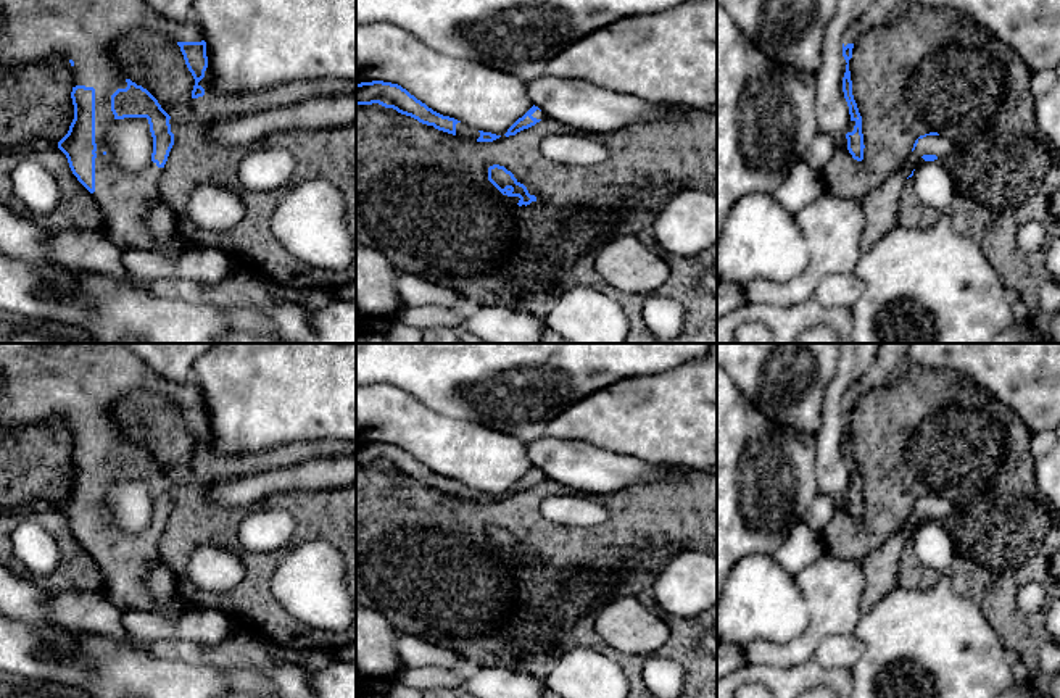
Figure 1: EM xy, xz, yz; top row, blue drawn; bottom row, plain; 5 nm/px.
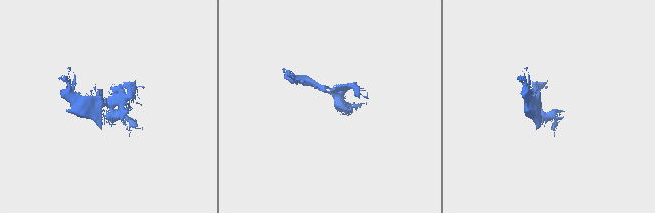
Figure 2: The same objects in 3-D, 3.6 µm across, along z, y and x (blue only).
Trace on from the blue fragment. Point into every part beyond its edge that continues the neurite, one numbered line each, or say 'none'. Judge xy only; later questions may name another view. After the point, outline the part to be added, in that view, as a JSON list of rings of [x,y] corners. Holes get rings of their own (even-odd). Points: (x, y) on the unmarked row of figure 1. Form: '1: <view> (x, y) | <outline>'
1: xy (81, 382) | [[[0,343],[0,376],[5,392],[0,393],[0,422],[6,426],[31,426],[48,418],[64,418],[74,422],[72,448],[95,450],[95,553],[105,587],[103,592],[121,611],[153,609],[158,603],[145,592],[143,575],[150,564],[163,561],[158,543],[163,529],[150,524],[142,534],[126,535],[113,530],[105,513],[105,495],[114,480],[111,456],[126,450],[124,432],[111,421],[110,409],[122,397],[137,392],[153,392],[174,403],[201,403],[205,395],[190,379],[177,384],[155,372],[124,343]]]

